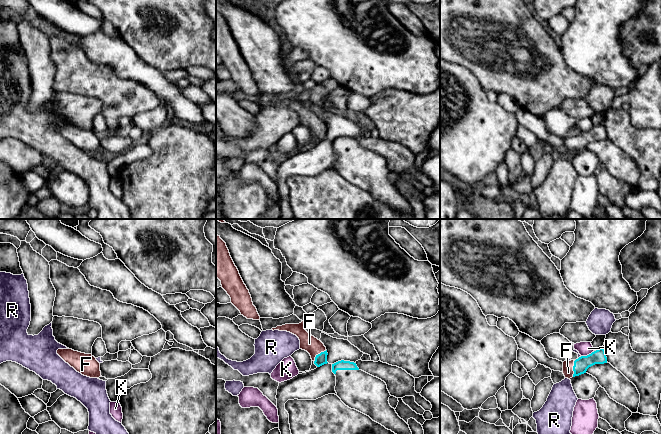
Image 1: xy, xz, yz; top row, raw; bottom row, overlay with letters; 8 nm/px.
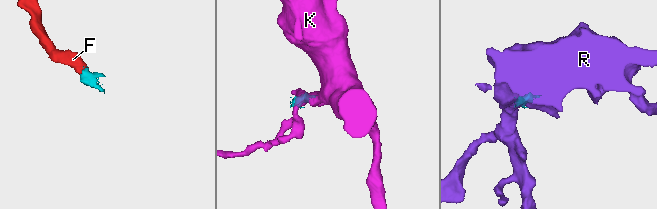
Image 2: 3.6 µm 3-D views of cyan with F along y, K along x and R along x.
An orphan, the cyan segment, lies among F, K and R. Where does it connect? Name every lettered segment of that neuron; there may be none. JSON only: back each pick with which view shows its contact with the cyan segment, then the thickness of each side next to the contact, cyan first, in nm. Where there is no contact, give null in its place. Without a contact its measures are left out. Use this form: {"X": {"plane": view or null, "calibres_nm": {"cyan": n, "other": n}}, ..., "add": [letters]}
{"F": {"plane": "xz", "calibres_nm": {"cyan": 90, "other": 140}}, "add": ["F"]}

